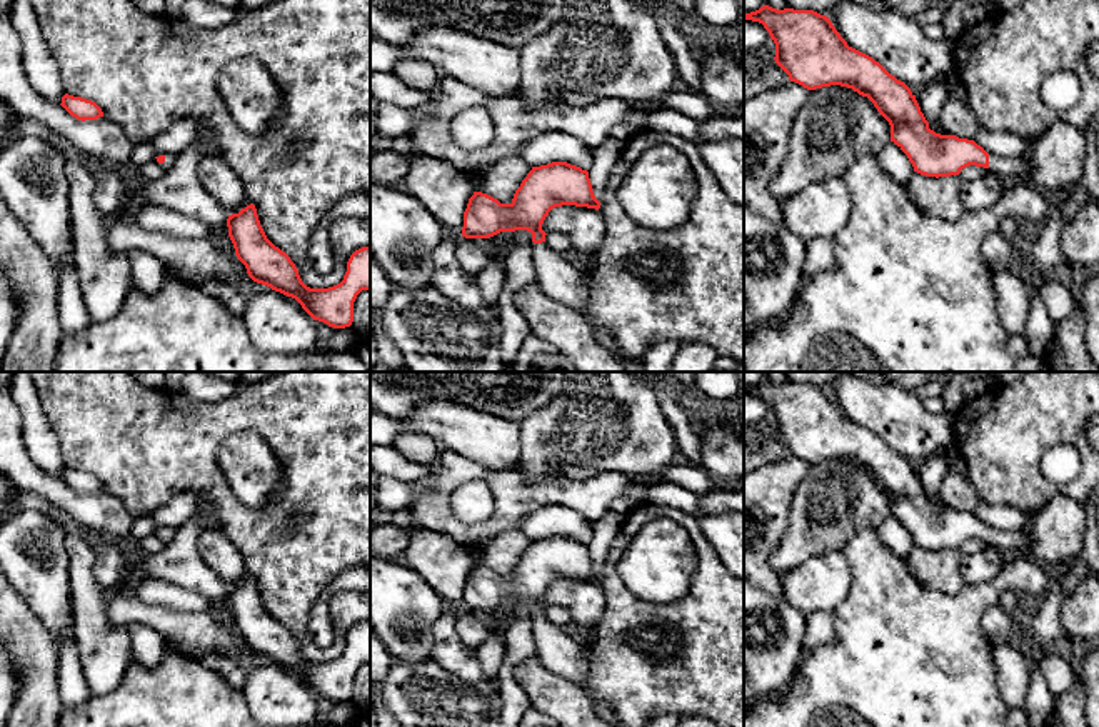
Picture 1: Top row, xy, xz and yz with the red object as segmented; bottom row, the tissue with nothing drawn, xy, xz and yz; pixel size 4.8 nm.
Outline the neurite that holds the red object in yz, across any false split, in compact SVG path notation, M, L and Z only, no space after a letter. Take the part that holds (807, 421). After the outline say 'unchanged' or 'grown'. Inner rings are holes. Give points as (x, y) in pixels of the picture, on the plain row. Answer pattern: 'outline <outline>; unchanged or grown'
outline M764 379L745 387L744 394L764 399L775 417L774 434L790 455L807 464L841 459L867 470L889 495L891 515L907 529L914 545L939 552L959 549L962 542L976 539L1006 555L1031 555L1029 527L996 530L974 514L931 504L911 462L872 430L849 420L829 390L814 384Z; grown

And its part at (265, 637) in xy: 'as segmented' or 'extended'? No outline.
as segmented

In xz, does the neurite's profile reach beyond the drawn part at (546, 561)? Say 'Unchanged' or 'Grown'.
Grown

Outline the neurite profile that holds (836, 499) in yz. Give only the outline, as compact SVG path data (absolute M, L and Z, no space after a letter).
M841 459L810 464L770 567L784 577L814 555L842 550L861 529L877 529L889 514L891 499L867 470Z

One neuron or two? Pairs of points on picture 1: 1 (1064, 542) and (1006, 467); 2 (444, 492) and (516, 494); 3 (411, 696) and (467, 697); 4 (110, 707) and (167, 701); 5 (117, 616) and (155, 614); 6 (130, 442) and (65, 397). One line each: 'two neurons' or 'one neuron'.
1: two neurons
2: one neuron
3: one neuron
4: one neuron
5: one neuron
6: one neuron

